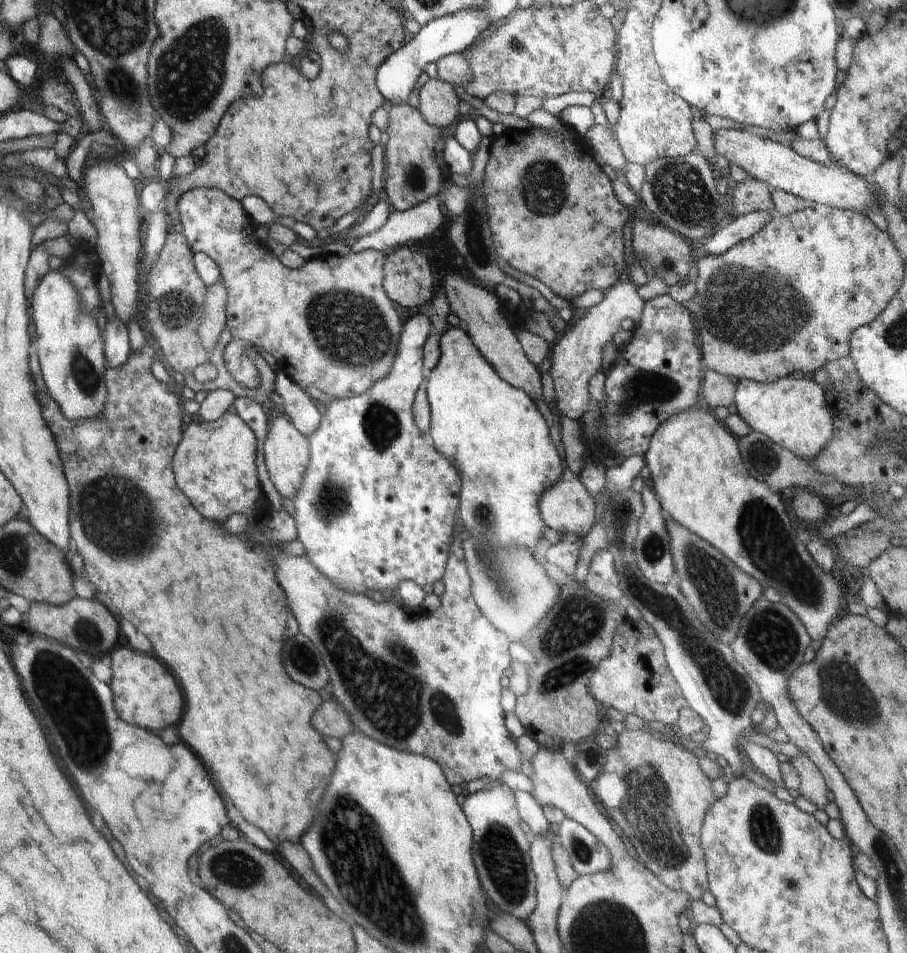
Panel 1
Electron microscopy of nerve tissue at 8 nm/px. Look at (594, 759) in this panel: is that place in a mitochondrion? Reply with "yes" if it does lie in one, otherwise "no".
yes

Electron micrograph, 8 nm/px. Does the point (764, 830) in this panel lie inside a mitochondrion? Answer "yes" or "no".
yes

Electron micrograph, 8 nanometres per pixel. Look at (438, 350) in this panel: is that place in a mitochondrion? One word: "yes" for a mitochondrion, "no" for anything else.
no

